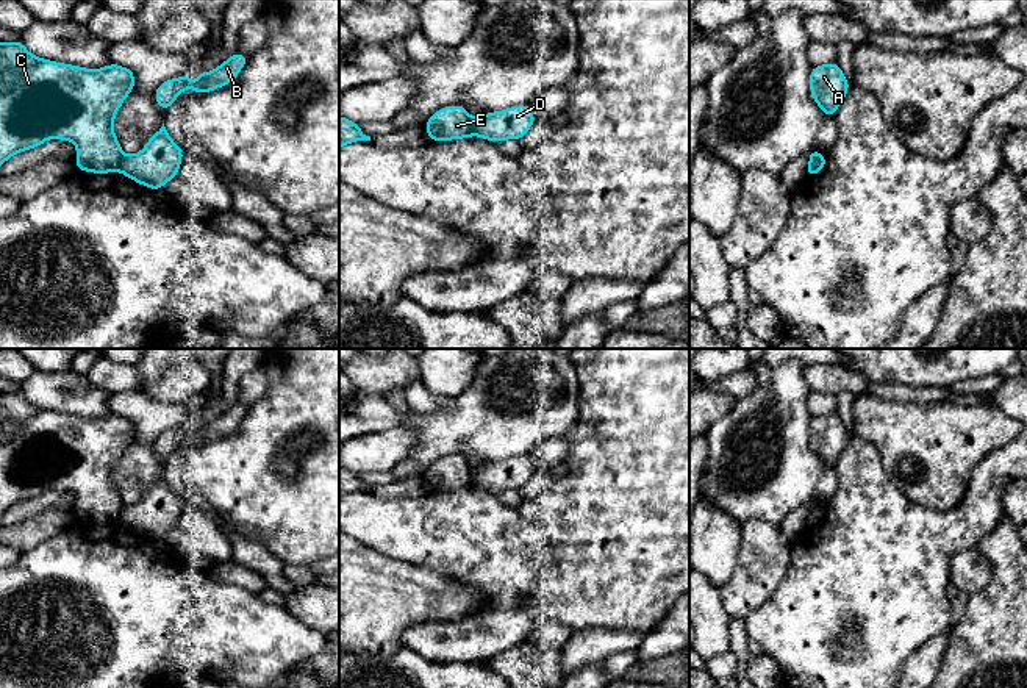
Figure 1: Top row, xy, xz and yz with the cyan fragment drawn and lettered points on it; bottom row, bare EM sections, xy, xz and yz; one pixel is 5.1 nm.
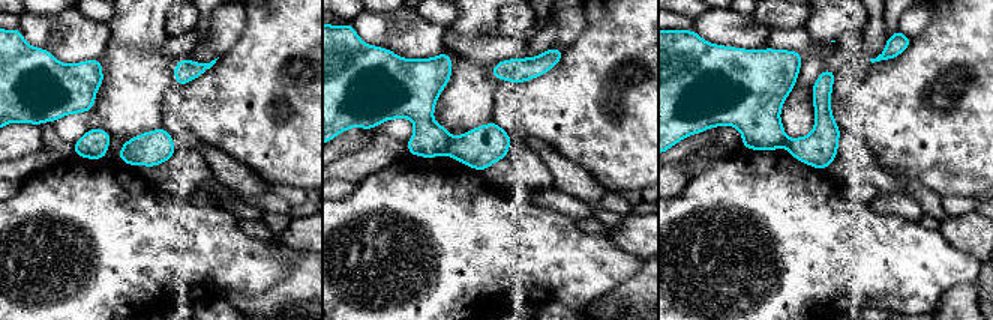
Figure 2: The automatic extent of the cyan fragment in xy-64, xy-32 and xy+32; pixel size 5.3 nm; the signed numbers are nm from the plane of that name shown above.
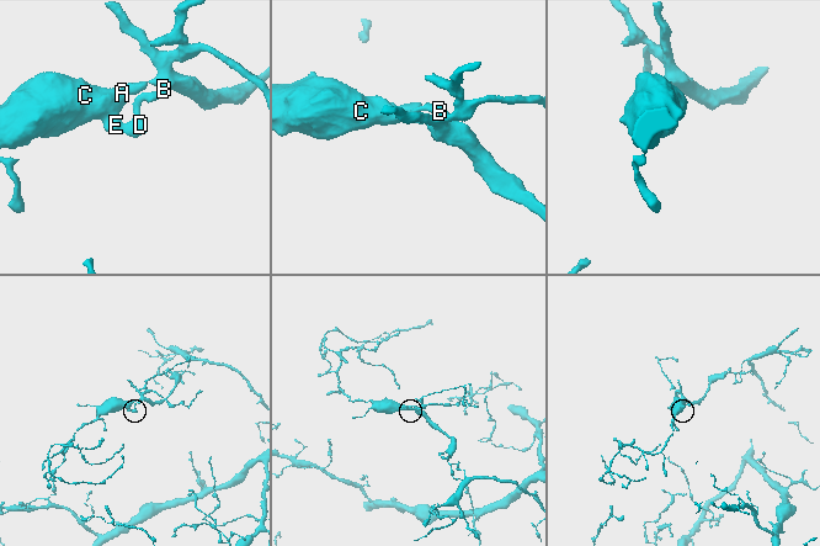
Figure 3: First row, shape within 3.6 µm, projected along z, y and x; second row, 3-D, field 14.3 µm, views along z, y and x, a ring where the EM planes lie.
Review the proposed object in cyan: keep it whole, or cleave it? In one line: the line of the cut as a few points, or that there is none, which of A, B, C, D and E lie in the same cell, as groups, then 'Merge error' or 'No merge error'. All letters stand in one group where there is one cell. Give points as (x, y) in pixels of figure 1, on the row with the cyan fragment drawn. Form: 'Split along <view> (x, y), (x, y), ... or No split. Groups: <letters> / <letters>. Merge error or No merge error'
No split. Groups: A B C D E. No merge error

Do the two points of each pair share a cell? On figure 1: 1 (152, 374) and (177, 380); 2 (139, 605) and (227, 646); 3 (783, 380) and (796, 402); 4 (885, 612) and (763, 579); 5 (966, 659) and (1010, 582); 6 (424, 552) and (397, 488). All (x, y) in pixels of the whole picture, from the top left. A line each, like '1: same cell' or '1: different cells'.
1: different cells
2: same cell
3: same cell
4: different cells
5: same cell
6: different cells

